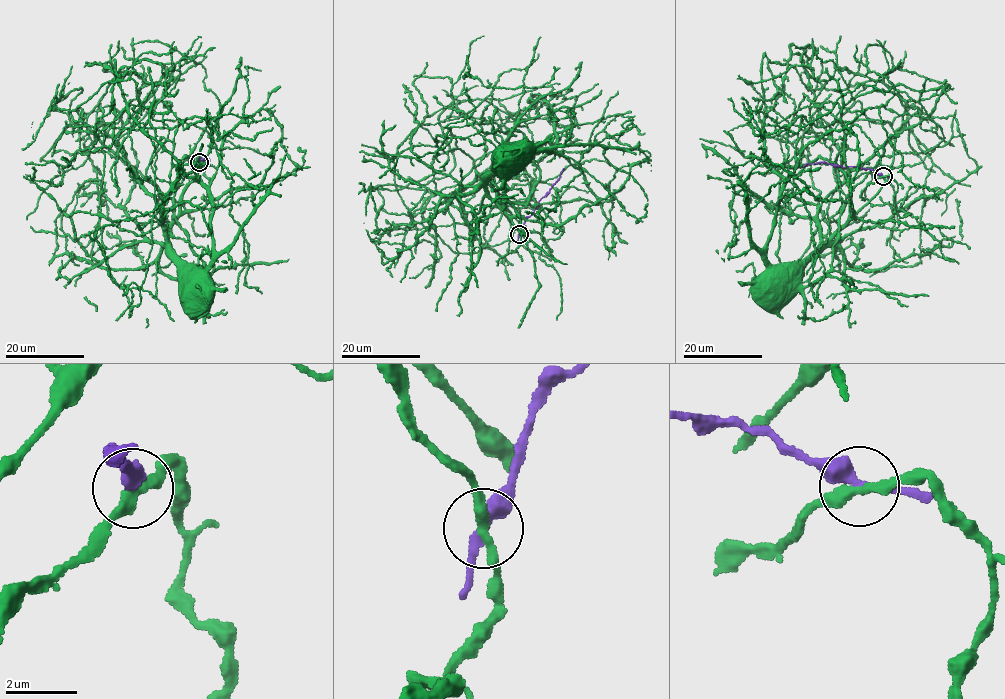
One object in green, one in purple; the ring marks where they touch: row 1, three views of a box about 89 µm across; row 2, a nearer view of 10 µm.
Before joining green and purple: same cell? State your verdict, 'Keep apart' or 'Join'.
Keep apart

